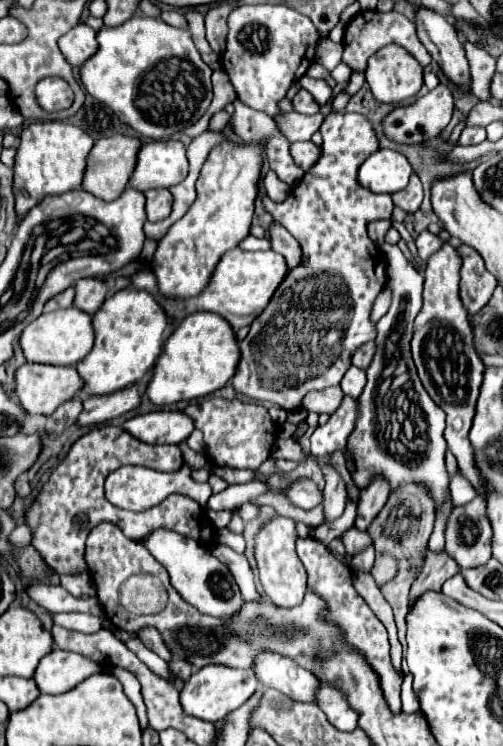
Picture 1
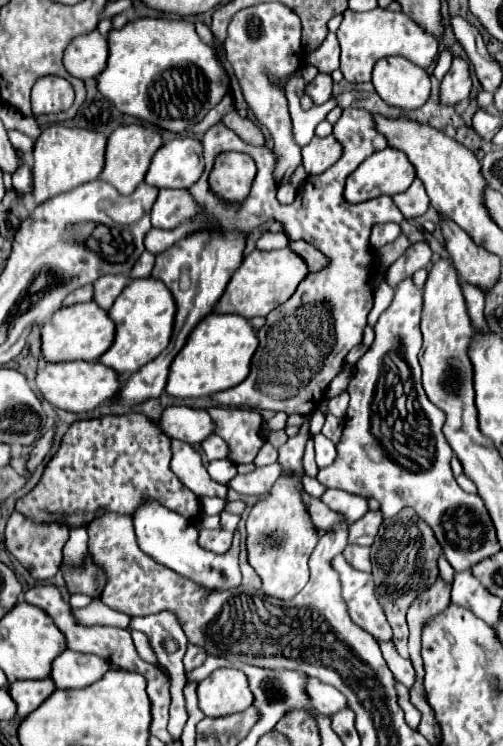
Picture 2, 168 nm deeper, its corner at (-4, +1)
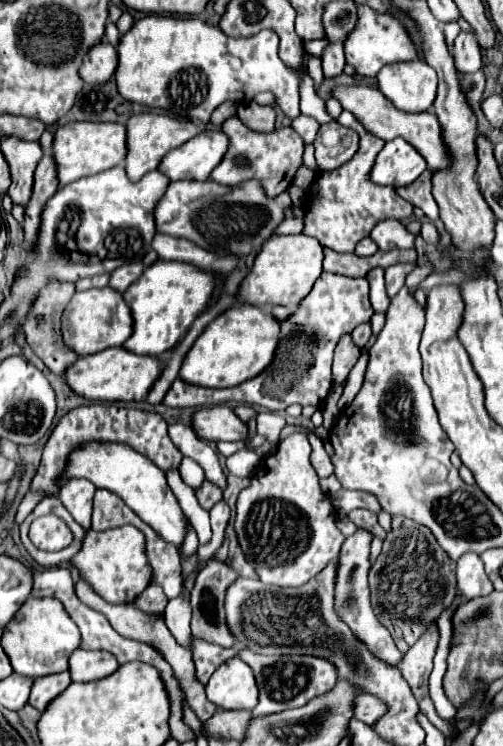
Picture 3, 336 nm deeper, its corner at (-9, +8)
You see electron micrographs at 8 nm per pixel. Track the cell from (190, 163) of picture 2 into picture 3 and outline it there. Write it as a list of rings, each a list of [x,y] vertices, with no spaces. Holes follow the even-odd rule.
[[[207,129],[189,139],[187,143],[171,149],[159,163],[159,171],[171,181],[189,179],[205,181],[219,165],[227,151],[227,137],[219,129]]]

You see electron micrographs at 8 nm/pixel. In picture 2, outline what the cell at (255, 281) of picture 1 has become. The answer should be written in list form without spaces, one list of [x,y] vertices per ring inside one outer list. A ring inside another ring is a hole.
[[[290,248],[272,250],[272,252],[252,250],[242,260],[240,268],[236,270],[236,274],[232,276],[232,280],[230,280],[224,296],[216,304],[214,312],[240,314],[240,316],[244,316],[248,320],[252,320],[254,316],[268,316],[276,306],[284,304],[296,292],[296,286],[306,276],[308,276],[308,266],[306,266],[304,258],[300,258]]]

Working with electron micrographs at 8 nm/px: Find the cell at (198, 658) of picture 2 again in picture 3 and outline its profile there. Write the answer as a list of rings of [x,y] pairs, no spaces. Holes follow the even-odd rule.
[[[209,561],[209,565],[199,571],[193,589],[191,589],[191,609],[193,609],[193,619],[191,619],[191,633],[197,639],[209,641],[219,647],[233,647],[235,639],[229,635],[229,629],[225,629],[225,609],[223,609],[223,597],[225,597],[225,587],[237,579],[237,573],[219,561]]]

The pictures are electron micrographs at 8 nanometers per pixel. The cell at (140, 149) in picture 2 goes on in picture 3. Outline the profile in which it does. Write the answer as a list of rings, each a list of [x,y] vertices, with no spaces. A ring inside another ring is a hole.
[[[137,113],[131,115],[127,121],[127,155],[125,155],[125,171],[127,177],[131,181],[139,181],[145,173],[153,171],[161,157],[175,149],[177,145],[189,141],[191,137],[195,137],[201,129],[189,121],[177,121],[169,115],[161,115],[161,113]]]

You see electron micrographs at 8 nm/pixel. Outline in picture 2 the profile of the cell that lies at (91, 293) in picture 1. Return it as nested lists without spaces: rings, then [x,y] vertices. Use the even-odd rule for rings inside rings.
[[[120,274],[120,276],[104,276],[104,278],[98,278],[94,282],[94,300],[98,306],[102,306],[104,310],[108,310],[112,306],[112,302],[118,298],[118,294],[126,288],[128,284],[128,276]]]

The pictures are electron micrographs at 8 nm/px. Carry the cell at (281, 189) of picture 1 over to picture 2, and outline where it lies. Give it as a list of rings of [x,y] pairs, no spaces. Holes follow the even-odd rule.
[[[268,2],[236,12],[228,26],[228,38],[224,40],[226,58],[234,74],[238,74],[248,106],[254,110],[260,124],[264,124],[274,138],[274,152],[278,154],[278,166],[274,178],[278,184],[286,184],[290,180],[290,174],[302,162],[302,158],[298,144],[292,140],[292,122],[288,114],[286,96],[270,86],[270,82],[266,80],[266,72],[284,78],[290,76],[294,70],[298,70],[300,64],[298,52],[304,52],[300,42],[300,30],[302,30],[300,18],[292,10],[288,10],[288,6],[280,2]]]

